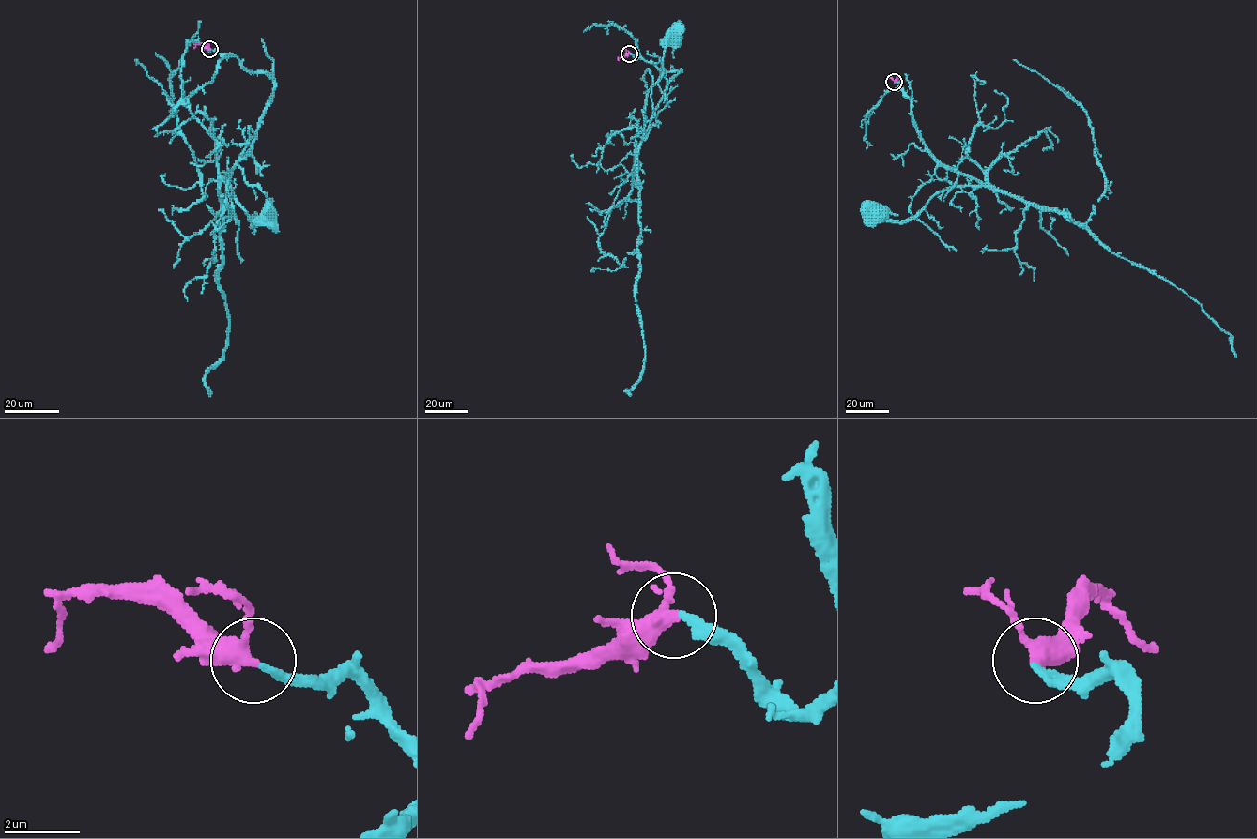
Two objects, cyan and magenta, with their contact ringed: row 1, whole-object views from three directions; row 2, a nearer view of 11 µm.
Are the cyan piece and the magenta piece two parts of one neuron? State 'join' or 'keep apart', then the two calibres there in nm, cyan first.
join | 240/360 nm

